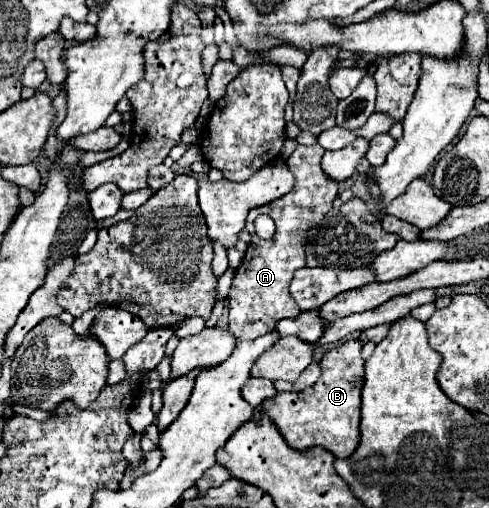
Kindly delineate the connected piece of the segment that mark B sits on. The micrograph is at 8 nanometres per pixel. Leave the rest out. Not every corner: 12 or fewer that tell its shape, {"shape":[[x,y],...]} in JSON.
{"shape":[[360,339],[324,353],[300,393],[262,403],[290,447],[334,457],[360,439]]}

